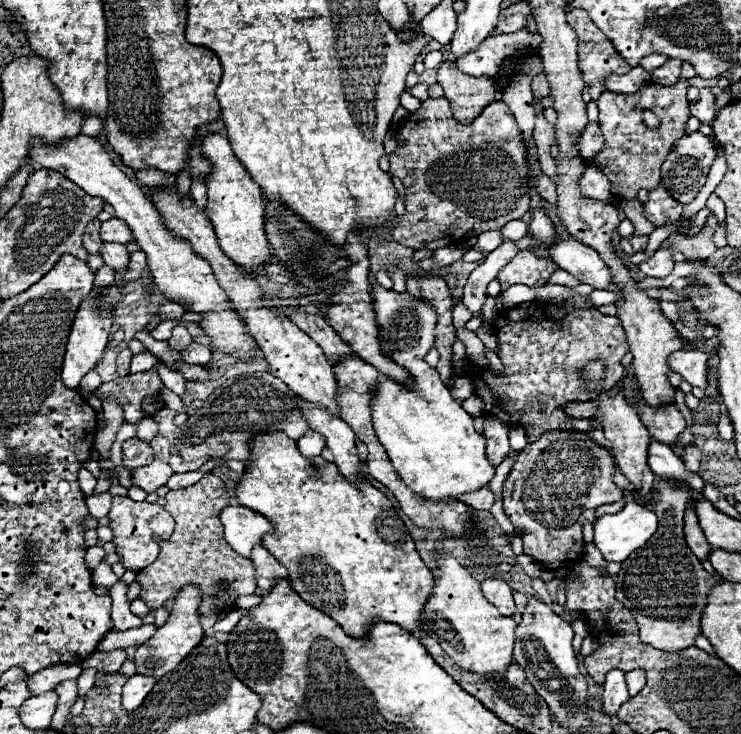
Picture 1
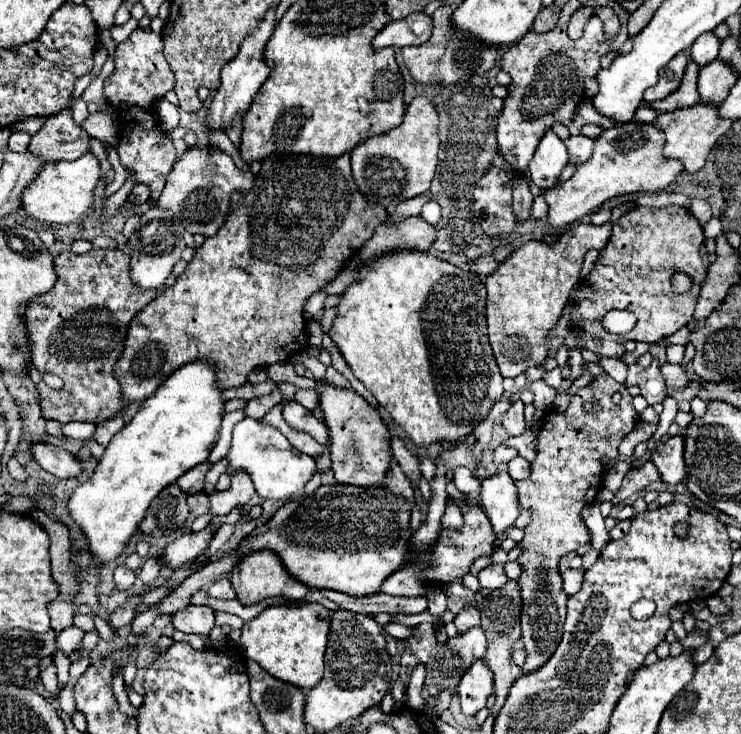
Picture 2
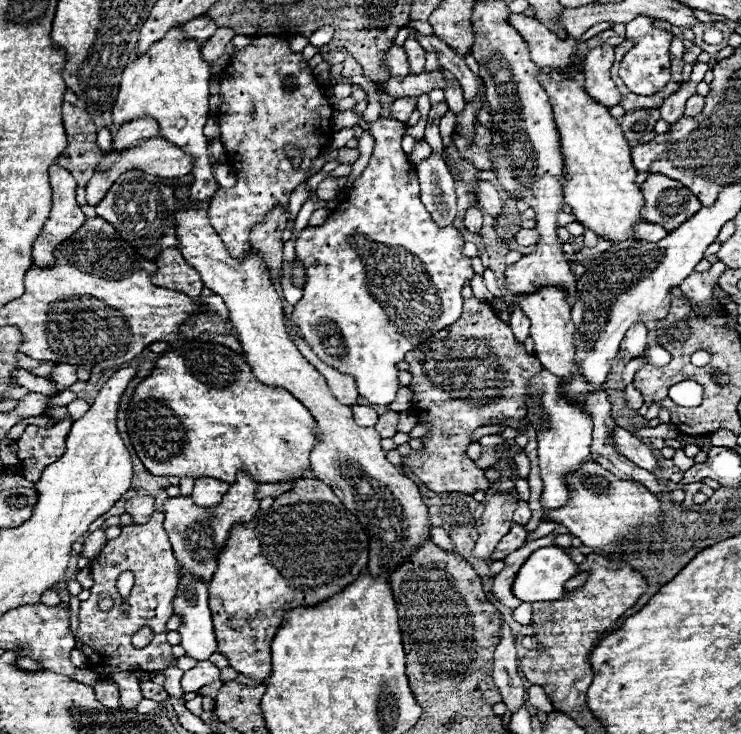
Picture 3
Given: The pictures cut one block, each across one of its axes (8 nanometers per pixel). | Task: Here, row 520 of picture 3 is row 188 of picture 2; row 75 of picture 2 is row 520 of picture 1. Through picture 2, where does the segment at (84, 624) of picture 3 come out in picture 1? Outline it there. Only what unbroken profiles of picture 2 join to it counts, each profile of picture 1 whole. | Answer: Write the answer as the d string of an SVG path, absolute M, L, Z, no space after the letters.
M114 496L112 498L112 510L108 512L108 516L110 516L110 524L108 526L114 532L114 540L112 542L116 544L116 554L120 554L122 556L122 564L126 568L134 570L134 572L140 572L142 568L146 568L148 564L152 564L156 560L156 556L160 552L160 544L156 540L158 538L160 540L168 540L172 530L174 530L174 520L172 520L172 516L162 506L150 504L150 502L134 502L128 496Z

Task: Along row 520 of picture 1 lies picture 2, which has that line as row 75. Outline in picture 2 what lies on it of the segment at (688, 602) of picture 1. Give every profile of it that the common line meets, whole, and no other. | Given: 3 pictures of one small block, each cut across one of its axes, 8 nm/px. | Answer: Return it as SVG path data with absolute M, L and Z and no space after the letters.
M688 50L676 54L676 58L672 58L672 62L668 62L668 66L664 70L660 70L660 80L656 86L648 88L643 94L643 100L646 104L652 104L656 100L662 100L664 96L672 94L678 86L680 86L680 80L684 76L684 68L688 64L688 56L690 54Z

